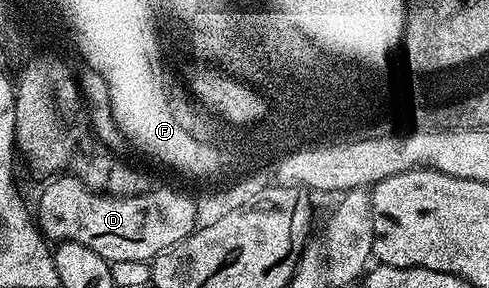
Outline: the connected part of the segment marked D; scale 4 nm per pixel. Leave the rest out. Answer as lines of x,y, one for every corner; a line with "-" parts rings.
59,174
54,178
48,179
47,184
43,188
43,193
39,196
39,216
37,212
37,227
44,237
51,242
77,242
81,246
89,246
89,250
93,250
93,254
101,254
101,258
105,258
109,262
116,260
142,260
152,261
155,257
160,256
162,252
167,251
168,248
173,247
175,244
180,244
183,239
197,227
195,221
195,204
183,192
178,192
175,188
159,188
159,186
152,187
149,192
142,192
136,196
104,196
102,192
94,192
85,187
82,182
75,176
70,174

